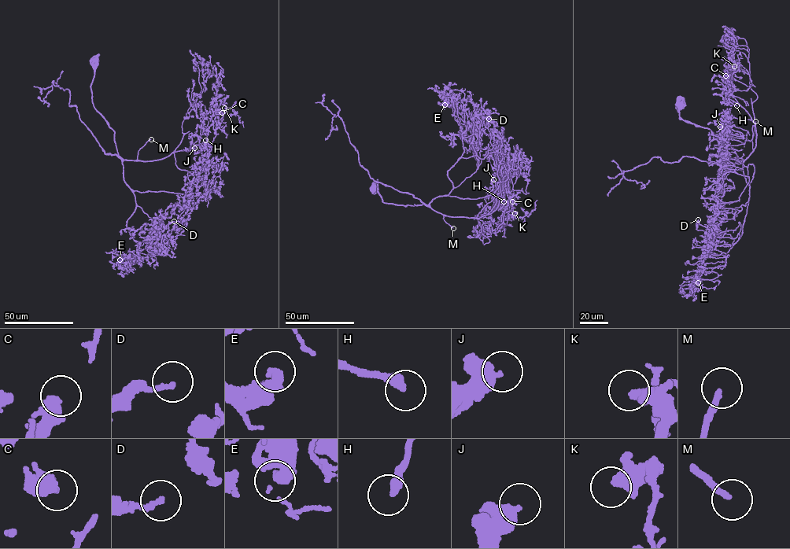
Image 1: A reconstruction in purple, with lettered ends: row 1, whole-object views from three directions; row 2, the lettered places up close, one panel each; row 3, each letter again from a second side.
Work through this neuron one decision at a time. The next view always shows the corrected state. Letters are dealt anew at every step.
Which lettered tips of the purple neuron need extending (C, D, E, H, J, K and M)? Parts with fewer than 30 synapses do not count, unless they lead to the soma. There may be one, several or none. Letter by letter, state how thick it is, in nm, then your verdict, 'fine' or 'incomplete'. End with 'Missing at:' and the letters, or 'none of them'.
C: 380 nm | fine
D: 180 nm | fine
E: 340 nm | fine
H: 340 nm | incomplete
J: 340 nm | fine
K: 340 nm | fine
M: 200 nm | incomplete
Missing at: H, M

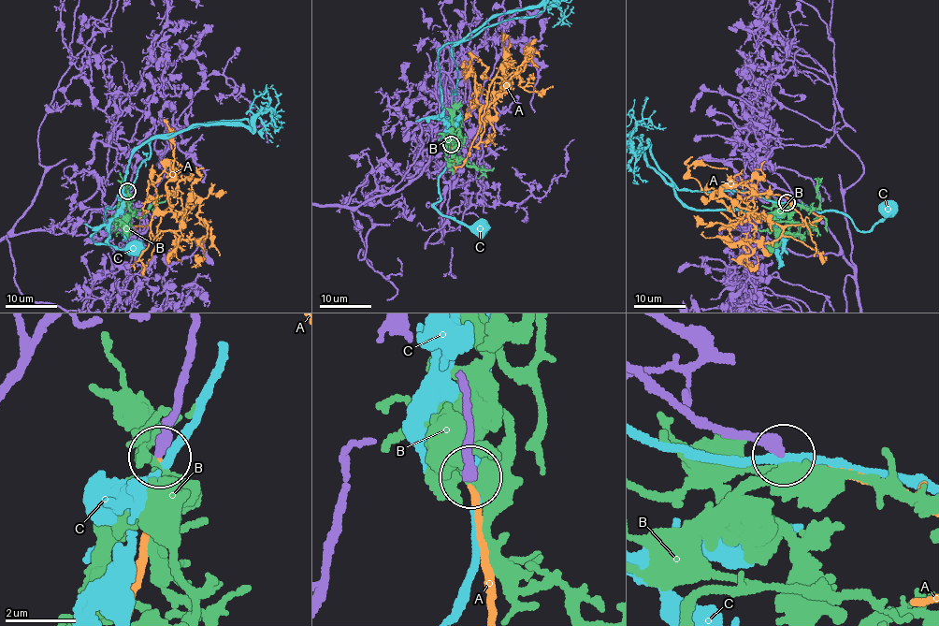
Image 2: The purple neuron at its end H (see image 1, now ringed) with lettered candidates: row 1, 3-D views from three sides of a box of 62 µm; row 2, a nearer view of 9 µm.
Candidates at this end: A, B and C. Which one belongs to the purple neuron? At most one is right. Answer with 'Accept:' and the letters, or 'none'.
Accept: A

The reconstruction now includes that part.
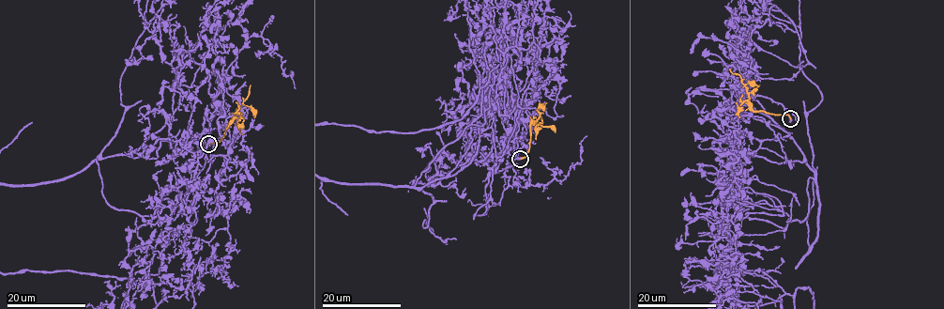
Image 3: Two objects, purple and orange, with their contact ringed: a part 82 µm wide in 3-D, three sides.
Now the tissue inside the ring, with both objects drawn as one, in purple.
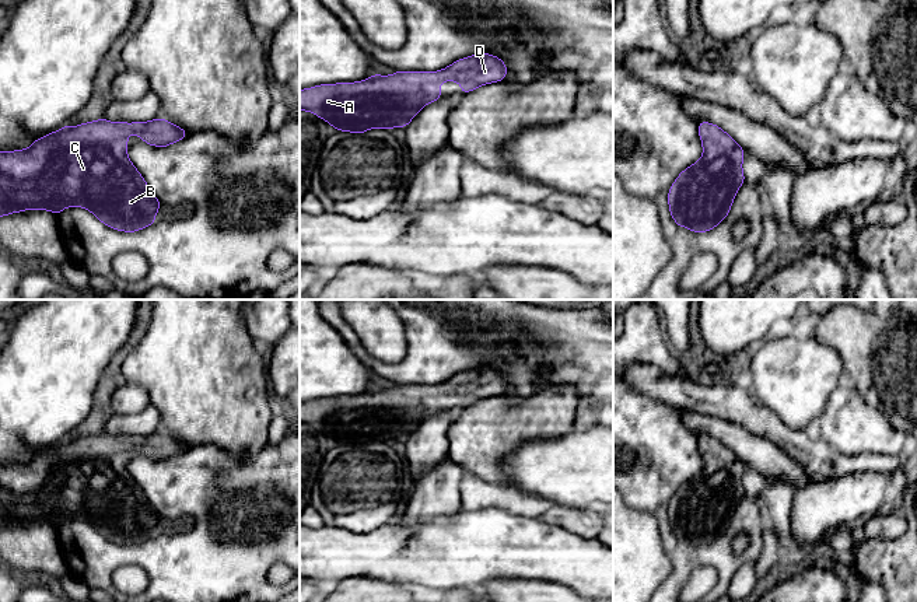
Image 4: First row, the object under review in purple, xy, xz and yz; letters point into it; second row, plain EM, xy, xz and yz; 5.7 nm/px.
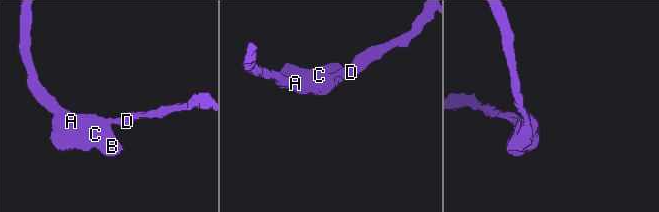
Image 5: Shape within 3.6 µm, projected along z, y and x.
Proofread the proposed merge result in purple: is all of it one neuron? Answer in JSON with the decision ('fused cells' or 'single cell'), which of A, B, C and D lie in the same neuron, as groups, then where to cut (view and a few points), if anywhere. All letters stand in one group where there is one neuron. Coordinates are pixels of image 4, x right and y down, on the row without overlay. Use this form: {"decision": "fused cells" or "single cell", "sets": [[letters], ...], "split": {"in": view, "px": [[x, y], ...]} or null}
{"decision": "single cell", "sets": [["A", "B", "C", "D"]], "split": null}

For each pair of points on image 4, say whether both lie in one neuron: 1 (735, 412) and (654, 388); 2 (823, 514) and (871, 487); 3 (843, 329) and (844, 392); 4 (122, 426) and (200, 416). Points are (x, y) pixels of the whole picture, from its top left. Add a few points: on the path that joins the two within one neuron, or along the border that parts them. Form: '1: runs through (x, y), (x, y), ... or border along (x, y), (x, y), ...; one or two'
1: runs through (716, 399), (704, 399), (674, 389); one
2: runs through (835, 503), (860, 493); one
3: border along (844, 370), (863, 399); two
4: border along (149, 402), (158, 413), (158, 430); two

